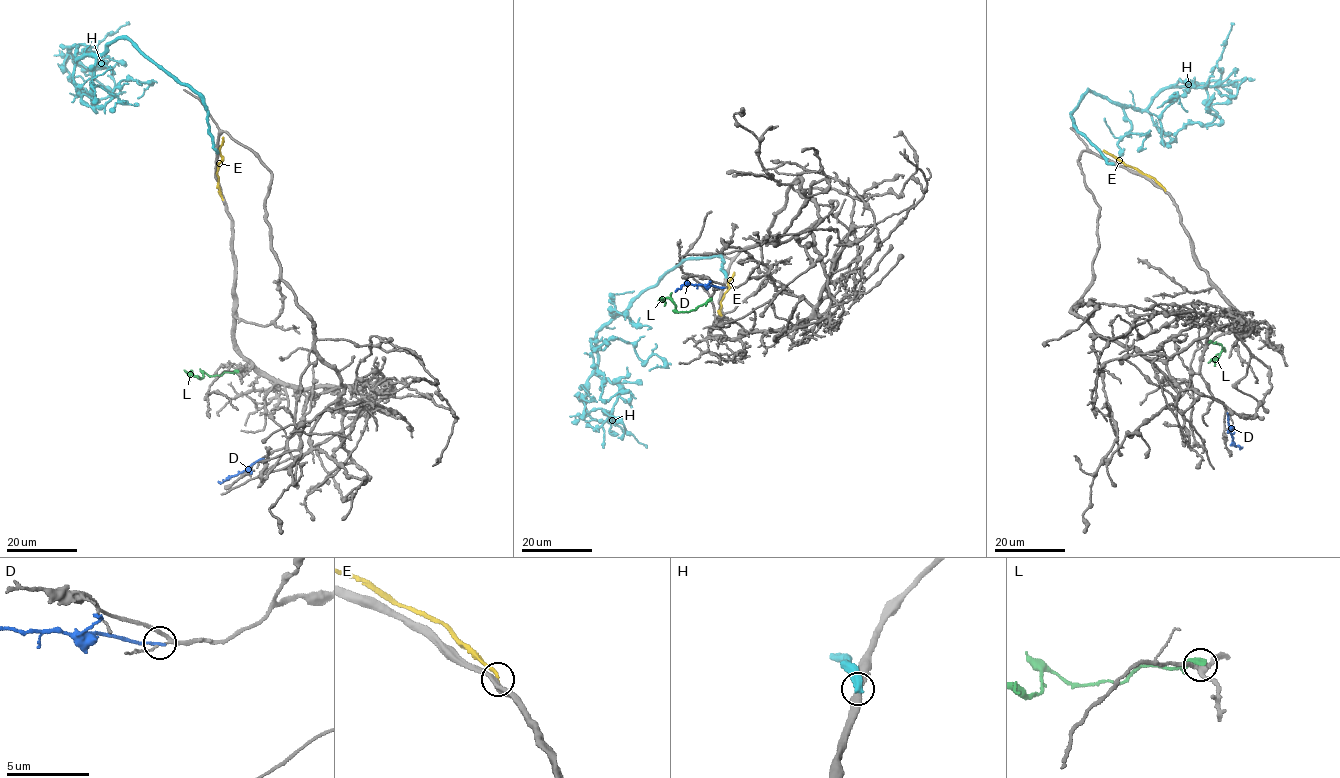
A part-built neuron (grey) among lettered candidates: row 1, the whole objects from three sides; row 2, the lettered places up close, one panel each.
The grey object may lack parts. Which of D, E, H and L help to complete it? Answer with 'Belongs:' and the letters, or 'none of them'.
Belongs: none of them

